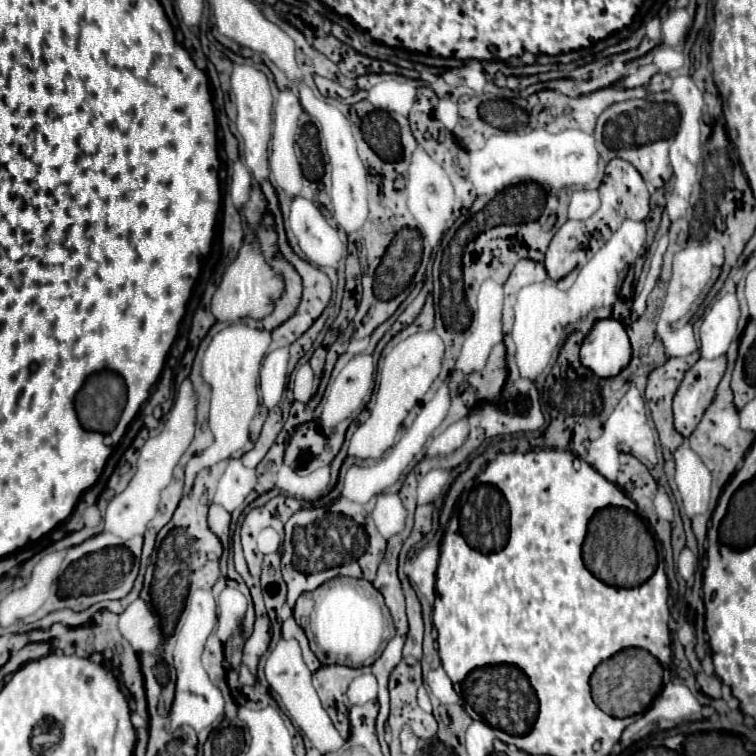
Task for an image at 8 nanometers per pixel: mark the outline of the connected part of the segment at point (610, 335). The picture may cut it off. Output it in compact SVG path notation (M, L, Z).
M616 319L596 321L580 349L580 361L598 377L614 377L630 363L632 347L624 325Z

